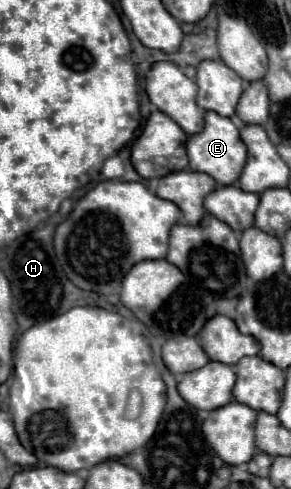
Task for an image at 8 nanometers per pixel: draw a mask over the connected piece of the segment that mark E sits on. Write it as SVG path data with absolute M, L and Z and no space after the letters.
M214 111L206 113L204 129L198 135L188 137L186 151L188 151L188 163L190 163L188 167L192 171L200 171L214 177L218 185L234 185L246 163L246 145L240 139L238 127L230 119L222 115L214 115Z

